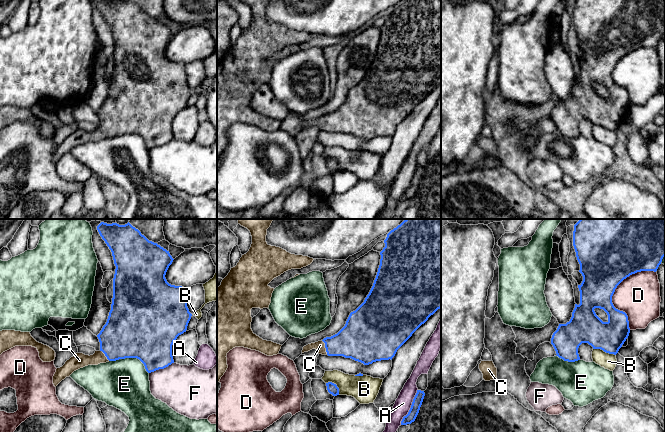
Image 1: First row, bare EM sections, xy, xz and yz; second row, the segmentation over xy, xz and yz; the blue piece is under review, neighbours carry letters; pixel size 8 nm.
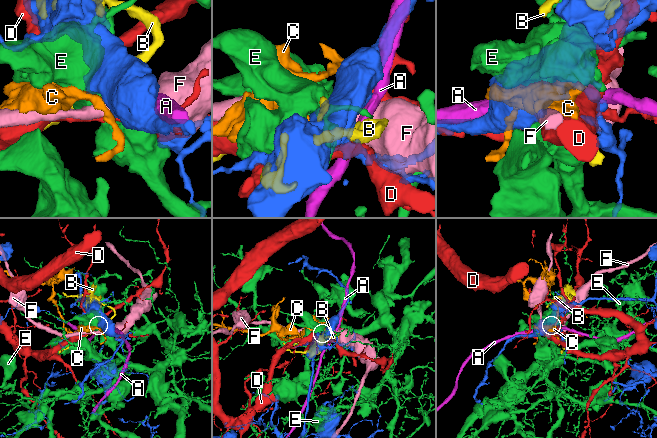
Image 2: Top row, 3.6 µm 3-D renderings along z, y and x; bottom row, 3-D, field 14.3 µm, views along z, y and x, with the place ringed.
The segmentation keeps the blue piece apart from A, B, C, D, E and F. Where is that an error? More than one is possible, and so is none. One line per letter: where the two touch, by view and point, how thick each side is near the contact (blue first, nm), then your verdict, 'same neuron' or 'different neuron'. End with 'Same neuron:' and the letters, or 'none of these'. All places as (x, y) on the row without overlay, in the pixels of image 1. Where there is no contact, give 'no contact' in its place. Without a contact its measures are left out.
A: meets blue in xz at (411, 183); 80 nm thick on the blue side, 130 nm on the other; different neuron
B: meets blue in yz at (604, 127); 260 nm thick on the blue side, 120 nm on the other; different neuron
C: meets blue in xz at (325, 123); 300 nm thick on the blue side, 80 nm on the other; same neuron
D: meets blue in yz at (614, 67); 400 nm thick on the blue side, 340 nm on the other; different neuron
E: meets blue in xy at (131, 133); 500 nm thick on the blue side, 400 nm on the other; different neuron
F: meets blue in xy at (161, 144); 360 nm thick on the blue side, 380 nm on the other; different neuron
Same neuron: C

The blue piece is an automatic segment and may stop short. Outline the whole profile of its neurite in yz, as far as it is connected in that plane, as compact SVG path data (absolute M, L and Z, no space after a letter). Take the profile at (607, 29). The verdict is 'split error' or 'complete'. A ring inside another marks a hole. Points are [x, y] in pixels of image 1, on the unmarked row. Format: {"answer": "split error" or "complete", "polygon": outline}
{"answer": "complete", "polygon": "M575 0L573 22L580 40L579 48L583 52L582 59L578 61L580 80L575 80L569 98L559 100L552 111L551 120L556 127L556 132L568 138L580 136L578 124L582 119L588 119L593 125L601 125L616 131L628 114L630 104L627 90L614 83L612 72L617 62L630 51L641 47L657 47L665 32L665 0ZM595 84L603 85L607 89L607 98L603 98L596 91Z"}

